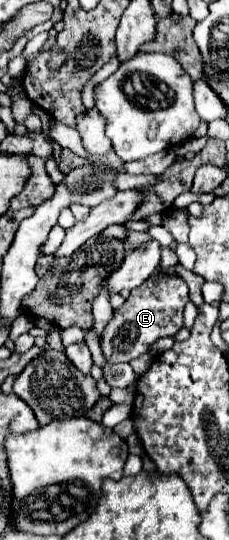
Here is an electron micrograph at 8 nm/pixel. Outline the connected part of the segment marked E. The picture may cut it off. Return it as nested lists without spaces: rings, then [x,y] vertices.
[[[151,276],[143,286],[131,290],[127,302],[115,310],[113,320],[103,332],[101,350],[109,364],[131,362],[143,356],[151,344],[163,336],[175,336],[183,328],[183,308],[189,302],[187,284],[175,276]]]

